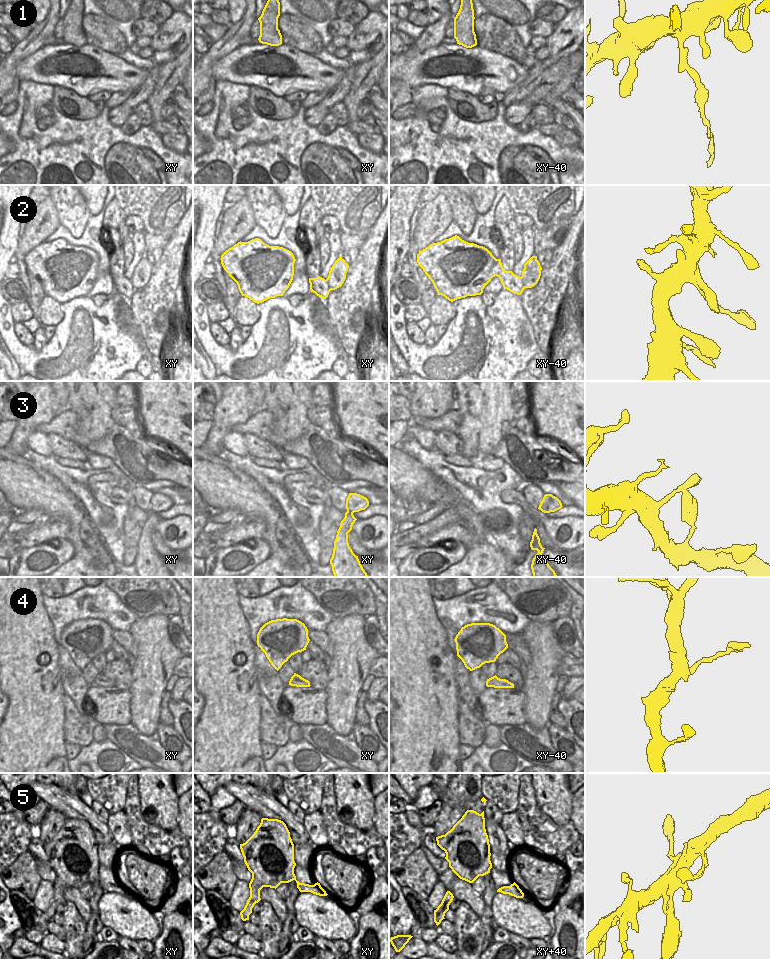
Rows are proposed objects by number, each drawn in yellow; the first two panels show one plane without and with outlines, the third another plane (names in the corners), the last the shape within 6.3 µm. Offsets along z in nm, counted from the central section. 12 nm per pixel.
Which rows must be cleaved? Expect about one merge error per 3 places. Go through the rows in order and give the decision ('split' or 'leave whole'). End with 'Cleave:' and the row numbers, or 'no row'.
1: split
2: leave whole
3: leave whole
4: split
5: leave whole
Cleave: 1, 4

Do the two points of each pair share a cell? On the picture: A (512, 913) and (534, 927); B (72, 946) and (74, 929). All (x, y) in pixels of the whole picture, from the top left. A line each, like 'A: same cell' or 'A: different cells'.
A: same cell
B: same cell

